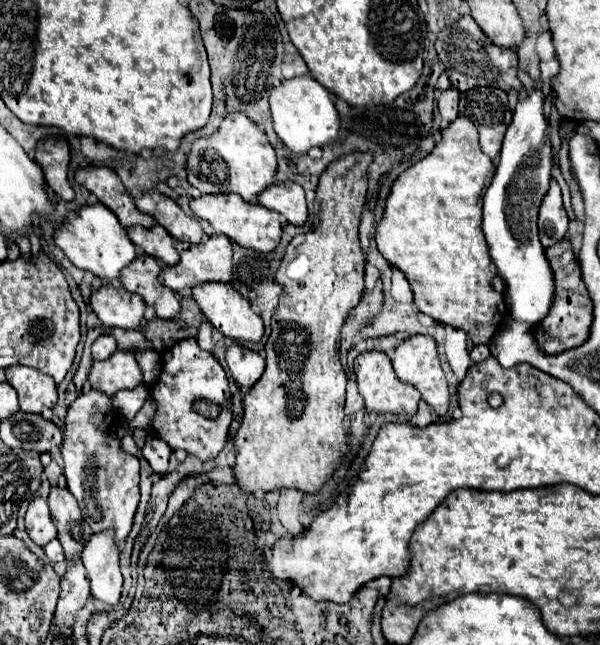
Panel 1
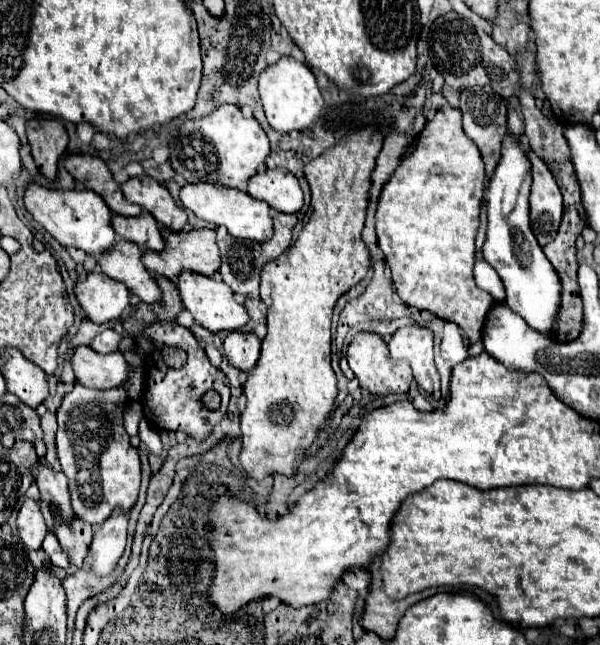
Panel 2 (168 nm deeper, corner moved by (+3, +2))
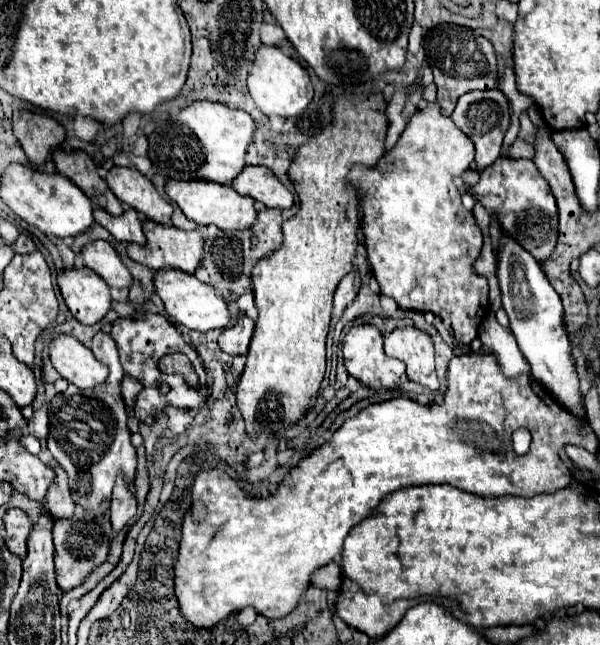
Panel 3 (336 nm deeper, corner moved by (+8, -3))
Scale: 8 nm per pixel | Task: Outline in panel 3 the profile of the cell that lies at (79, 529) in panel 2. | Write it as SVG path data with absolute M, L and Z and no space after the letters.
M54 464L56 470L56 480L52 484L52 488L48 490L46 496L46 508L50 510L54 520L70 520L74 516L74 500L70 496L70 488L68 488L68 476L62 468L58 468Z

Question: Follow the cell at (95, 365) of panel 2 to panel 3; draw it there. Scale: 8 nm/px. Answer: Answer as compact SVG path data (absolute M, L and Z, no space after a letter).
M58 336L50 344L50 360L60 376L80 390L96 388L108 376L108 368L74 336Z

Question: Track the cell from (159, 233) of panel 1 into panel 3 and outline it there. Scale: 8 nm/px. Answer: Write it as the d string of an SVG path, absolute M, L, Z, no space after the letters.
M96 208L94 218L114 236L116 242L136 242L140 246L146 242L146 236L142 232L142 220L132 208L128 208L122 216L112 216L102 208Z

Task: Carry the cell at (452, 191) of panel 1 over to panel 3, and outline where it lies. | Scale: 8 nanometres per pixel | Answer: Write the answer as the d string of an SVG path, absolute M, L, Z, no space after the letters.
M434 102L410 118L396 146L382 156L376 168L366 170L358 166L348 174L350 184L360 192L362 232L380 292L394 298L402 310L432 312L442 320L450 320L454 338L462 344L470 344L478 336L478 326L488 312L488 282L472 270L472 262L482 248L482 232L472 212L462 206L454 184L454 176L470 170L472 162L472 140L448 116L442 116L438 102Z

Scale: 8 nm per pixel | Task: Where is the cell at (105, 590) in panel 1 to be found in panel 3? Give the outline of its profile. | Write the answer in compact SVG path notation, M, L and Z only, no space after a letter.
M116 480L116 488L112 494L112 506L110 506L110 524L116 532L120 532L136 514L136 498L134 490L130 490L124 480Z

